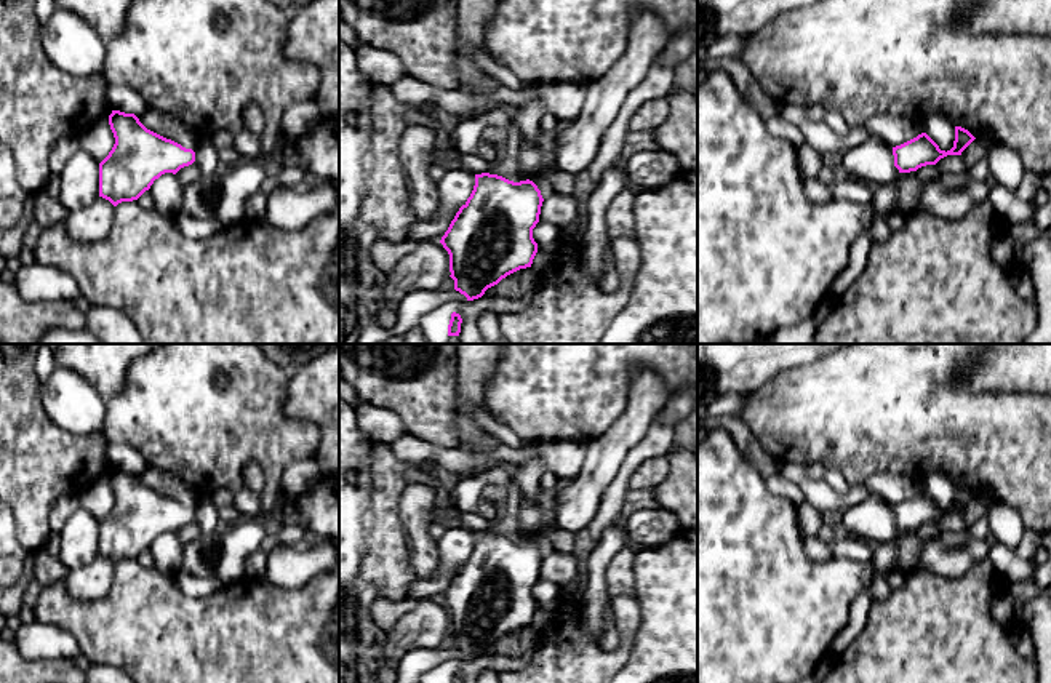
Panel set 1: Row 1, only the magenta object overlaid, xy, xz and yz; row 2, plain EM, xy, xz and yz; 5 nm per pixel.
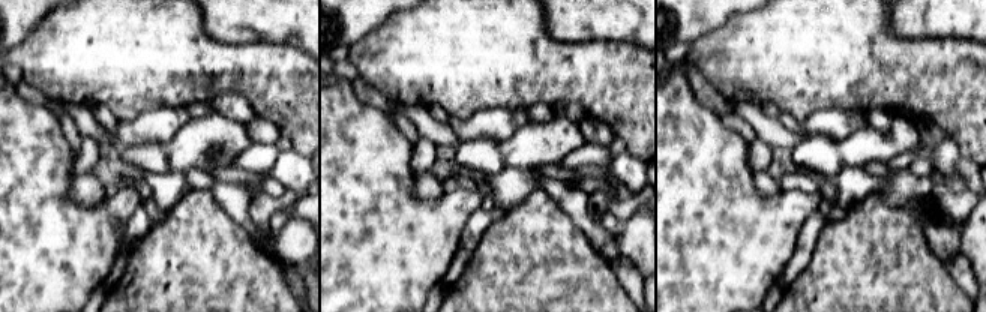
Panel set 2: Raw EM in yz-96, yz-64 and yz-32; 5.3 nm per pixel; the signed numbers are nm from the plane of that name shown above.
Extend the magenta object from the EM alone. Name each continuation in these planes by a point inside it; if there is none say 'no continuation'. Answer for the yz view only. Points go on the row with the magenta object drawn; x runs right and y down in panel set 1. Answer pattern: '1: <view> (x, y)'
1: yz (872, 160)

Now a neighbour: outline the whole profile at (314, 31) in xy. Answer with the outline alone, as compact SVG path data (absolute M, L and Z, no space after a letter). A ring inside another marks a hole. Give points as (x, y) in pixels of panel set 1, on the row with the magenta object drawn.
M314 0L290 21L285 54L320 70L315 102L322 117L339 120L339 0Z

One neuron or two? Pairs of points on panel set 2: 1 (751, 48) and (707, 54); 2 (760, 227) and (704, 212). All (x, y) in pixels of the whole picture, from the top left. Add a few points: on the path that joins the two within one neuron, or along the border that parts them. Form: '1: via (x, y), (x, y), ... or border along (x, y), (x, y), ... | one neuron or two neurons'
1: via (740, 54), (718, 54) | one neuron
2: via (746, 227), (718, 225) | one neuron

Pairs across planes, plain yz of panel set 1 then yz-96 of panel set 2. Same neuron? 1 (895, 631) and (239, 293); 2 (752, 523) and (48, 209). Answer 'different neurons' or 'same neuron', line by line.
1: same neuron
2: same neuron

